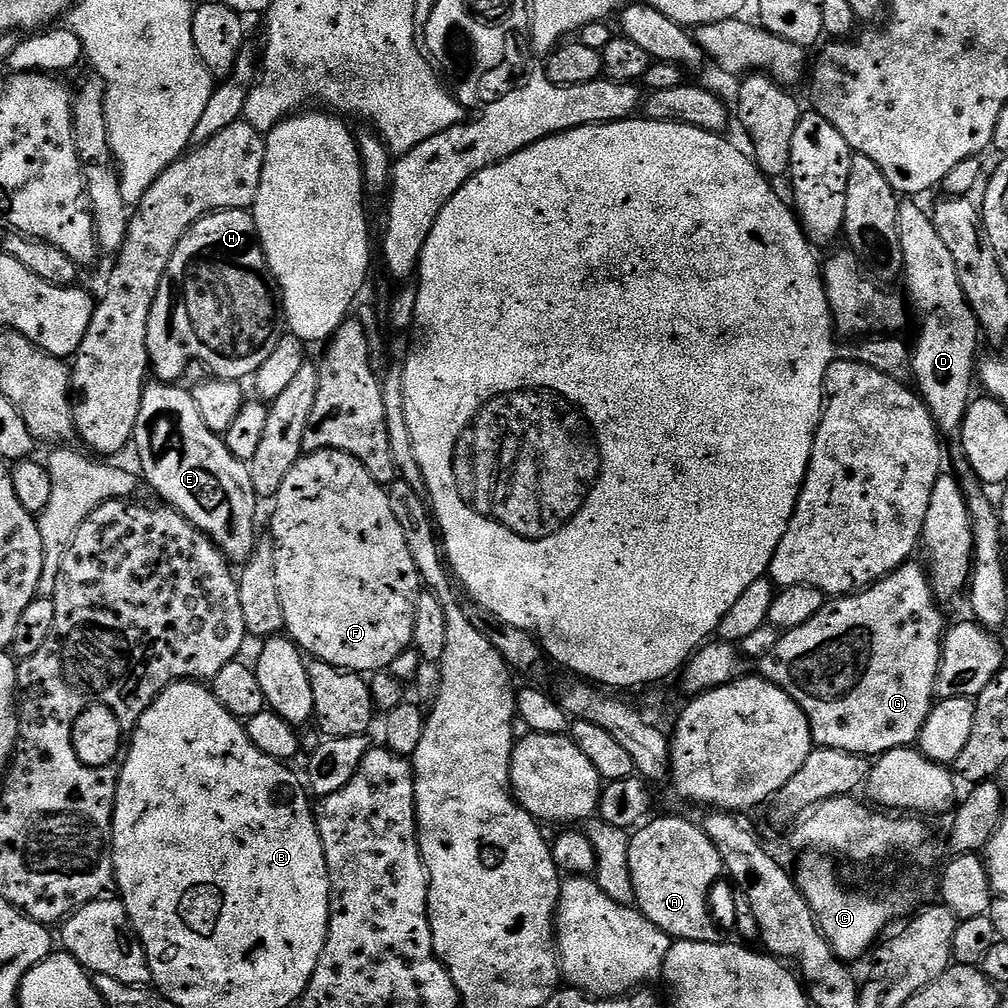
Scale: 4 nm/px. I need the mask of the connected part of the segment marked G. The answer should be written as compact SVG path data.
M916 562L903 564L898 570L894 570L889 576L883 576L878 583L863 588L861 592L854 592L851 596L838 596L829 599L822 606L822 610L818 610L818 614L814 614L814 618L810 618L810 622L806 622L806 626L798 626L794 630L783 633L778 646L774 646L774 650L769 656L758 661L759 675L763 676L765 680L774 682L774 686L786 690L786 694L790 694L790 698L794 702L798 702L798 706L804 711L810 722L812 742L817 748L842 750L859 756L879 758L895 748L915 745L920 739L920 731L926 718L932 712L936 696L936 679L940 669L940 655L944 649L946 631L944 616L940 613L939 607L941 608L941 605L932 593L932 582L928 579L927 571L921 565L919 568Z

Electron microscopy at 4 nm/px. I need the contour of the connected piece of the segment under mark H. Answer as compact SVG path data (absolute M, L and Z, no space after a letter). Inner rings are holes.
M227 208L224 212L203 216L184 235L182 242L178 242L178 250L174 250L174 258L170 258L170 266L158 286L146 330L149 349L156 353L173 348L180 356L208 364L213 377L244 382L247 376L248 379L255 377L285 333L282 293L266 262L251 211Z

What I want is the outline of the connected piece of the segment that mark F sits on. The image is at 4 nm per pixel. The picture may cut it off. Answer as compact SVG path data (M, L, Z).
M318 450L301 455L298 463L286 474L286 482L282 482L282 490L274 498L276 509L272 512L272 537L270 543L274 549L276 577L278 578L278 598L282 598L282 614L287 635L309 657L321 660L335 668L345 668L348 672L375 674L385 671L402 650L413 647L412 635L416 621L416 603L422 591L420 572L414 566L414 558L410 554L410 546L406 546L406 534L402 534L402 526L398 526L398 518L394 518L394 510L390 510L390 498L385 485L378 483L366 470L366 466L358 458L348 452L338 450Z

